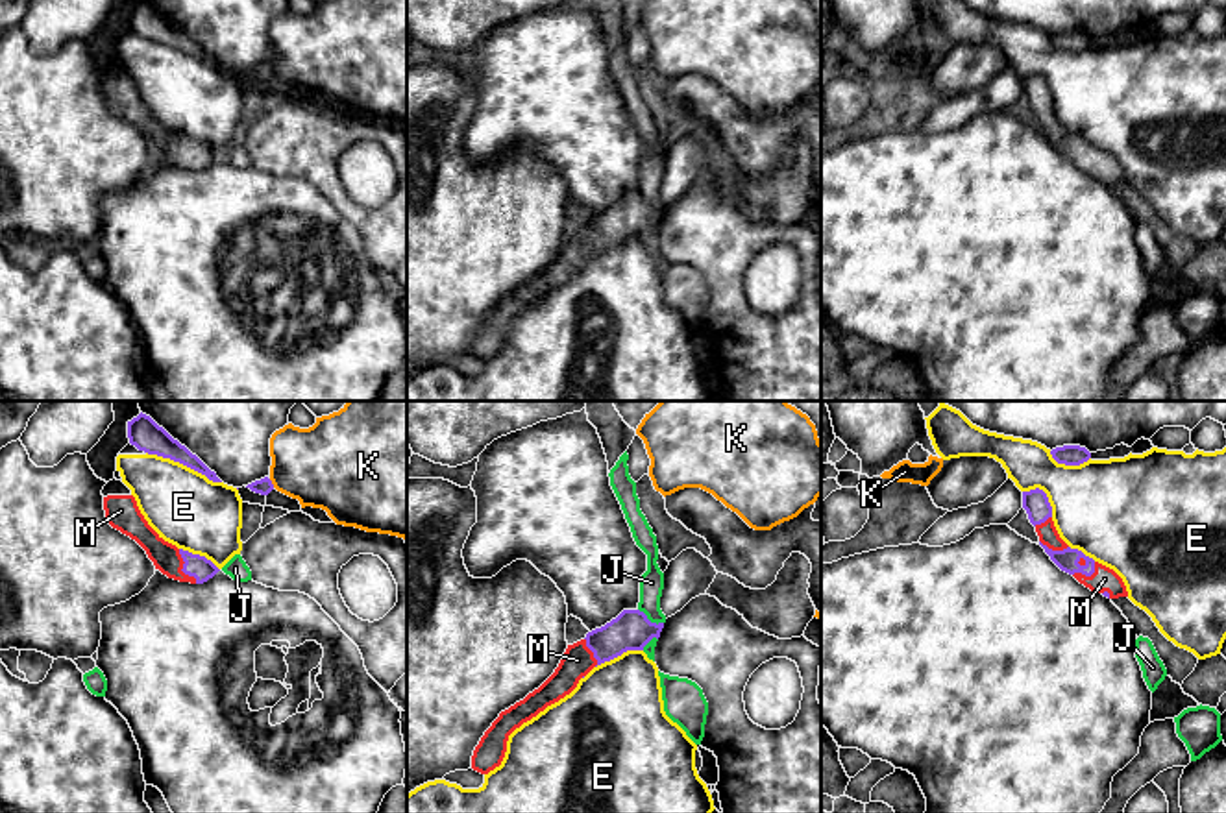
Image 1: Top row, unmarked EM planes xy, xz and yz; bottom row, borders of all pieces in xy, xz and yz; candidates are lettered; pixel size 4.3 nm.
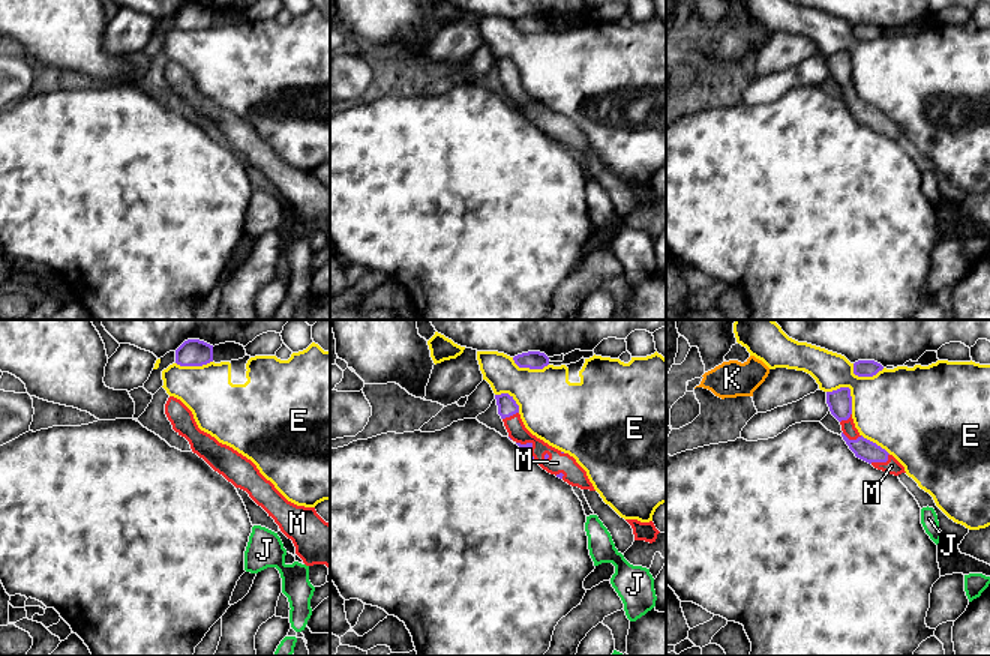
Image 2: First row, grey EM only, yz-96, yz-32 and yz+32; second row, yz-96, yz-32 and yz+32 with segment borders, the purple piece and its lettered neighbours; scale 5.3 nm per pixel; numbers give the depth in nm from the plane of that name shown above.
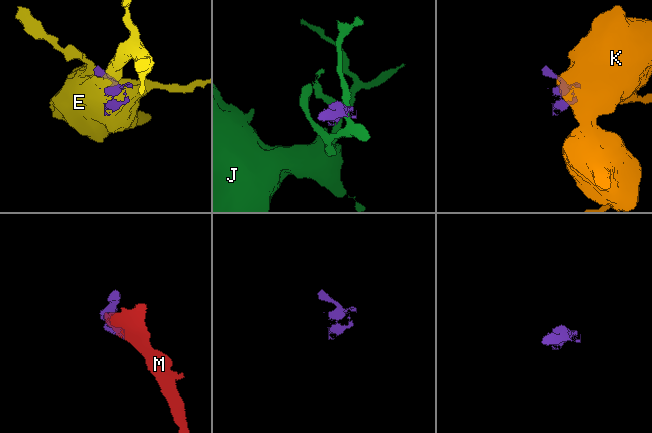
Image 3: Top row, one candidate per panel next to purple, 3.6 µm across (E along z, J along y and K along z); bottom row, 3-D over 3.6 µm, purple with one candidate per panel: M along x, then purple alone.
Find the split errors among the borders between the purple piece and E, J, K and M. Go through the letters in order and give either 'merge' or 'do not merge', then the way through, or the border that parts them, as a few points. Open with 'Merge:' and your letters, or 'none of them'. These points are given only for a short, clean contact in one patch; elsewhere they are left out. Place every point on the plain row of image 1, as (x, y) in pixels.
Merge: M
E: do not merge
J: do not merge; border along xz (638, 194), (651, 207), (662, 209)
K: do not merge; border along xy (269, 65), (274, 72)
M: merge

